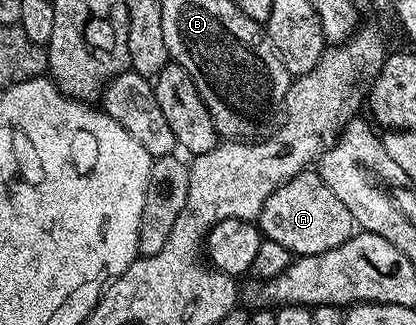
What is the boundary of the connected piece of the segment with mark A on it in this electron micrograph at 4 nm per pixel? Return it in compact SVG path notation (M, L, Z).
M305 171L268 196L258 218L258 228L265 238L282 243L296 257L304 257L330 251L349 241L354 232L354 222L350 211L330 191L330 187L326 187L319 172Z

